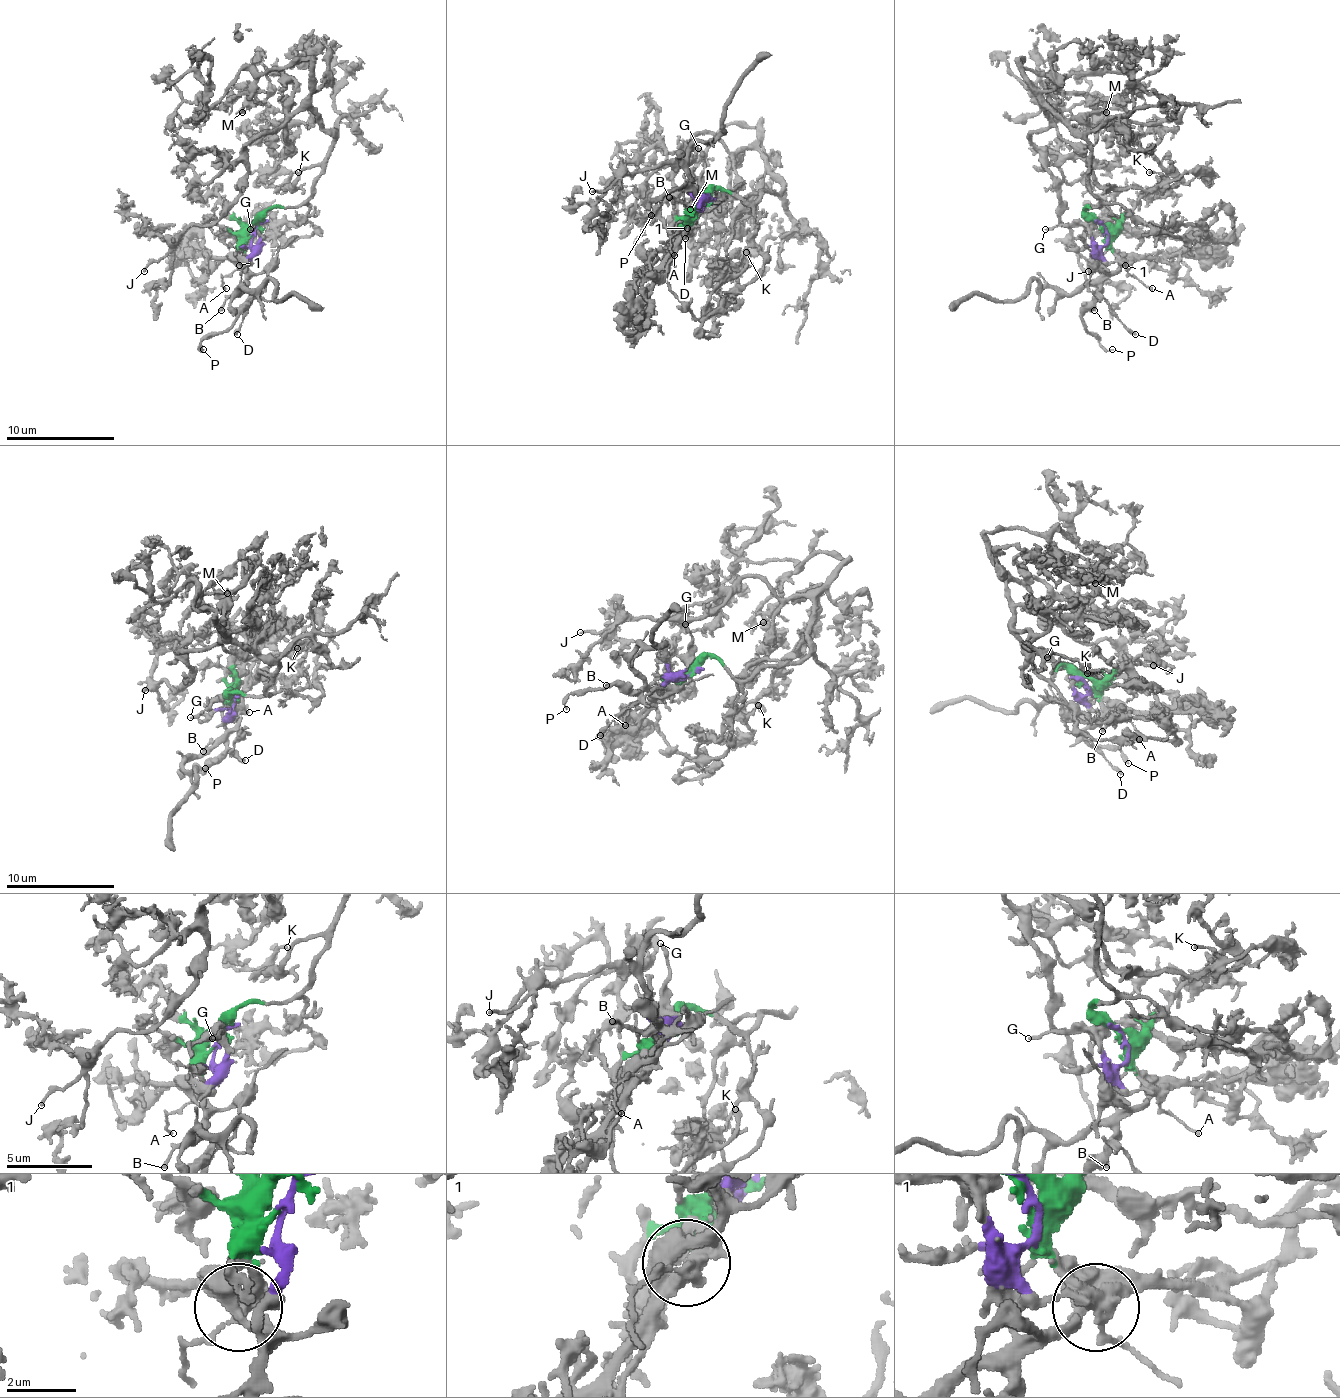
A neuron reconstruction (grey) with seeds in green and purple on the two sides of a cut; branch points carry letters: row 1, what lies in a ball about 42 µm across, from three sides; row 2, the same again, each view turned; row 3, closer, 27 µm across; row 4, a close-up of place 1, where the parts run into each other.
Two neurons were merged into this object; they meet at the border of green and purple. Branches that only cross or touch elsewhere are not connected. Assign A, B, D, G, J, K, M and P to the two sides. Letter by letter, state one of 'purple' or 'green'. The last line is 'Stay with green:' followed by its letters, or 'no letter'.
A: green
B: purple
D: purple
G: purple
J: green
K: green
M: green
P: purple
Stay with green: A, J, K, M

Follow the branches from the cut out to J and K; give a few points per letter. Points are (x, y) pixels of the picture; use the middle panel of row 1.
J: (706, 204), (719, 190), (752, 204), (781, 188), (757, 150), (730, 153), (698, 134), (687, 161), (592, 190)
K: (706, 204), (719, 190), (733, 190), (754, 201), (736, 217), (727, 255), (736, 266), (746, 253)

